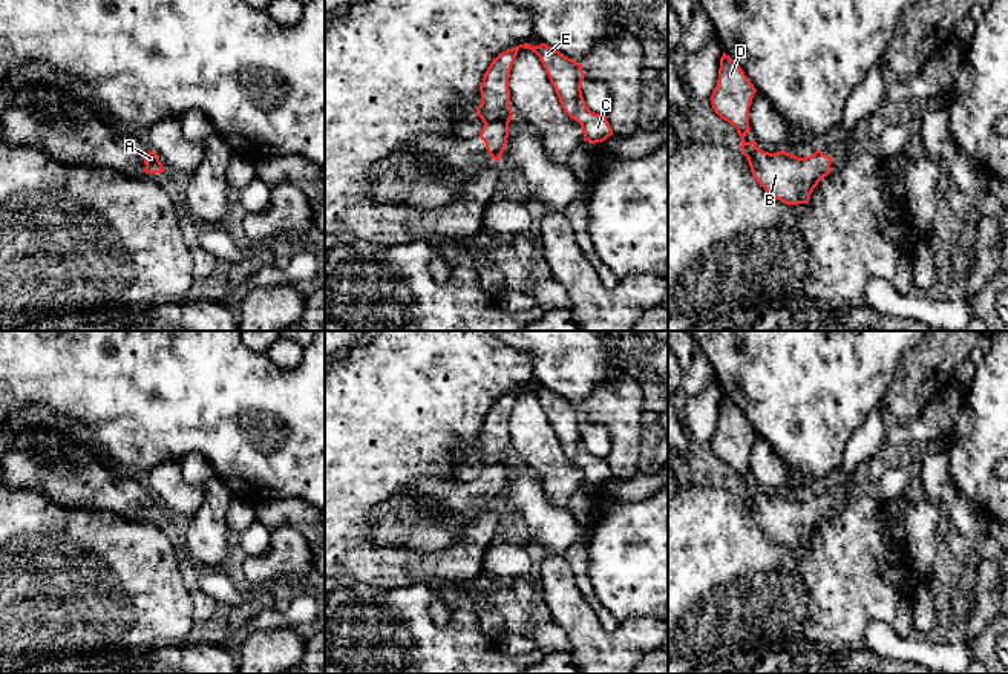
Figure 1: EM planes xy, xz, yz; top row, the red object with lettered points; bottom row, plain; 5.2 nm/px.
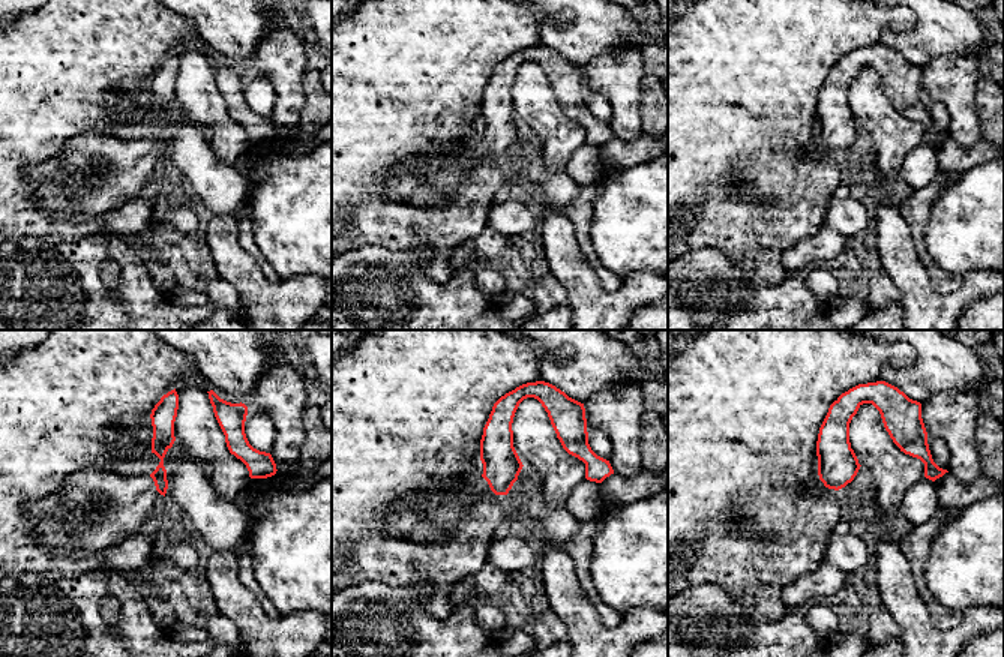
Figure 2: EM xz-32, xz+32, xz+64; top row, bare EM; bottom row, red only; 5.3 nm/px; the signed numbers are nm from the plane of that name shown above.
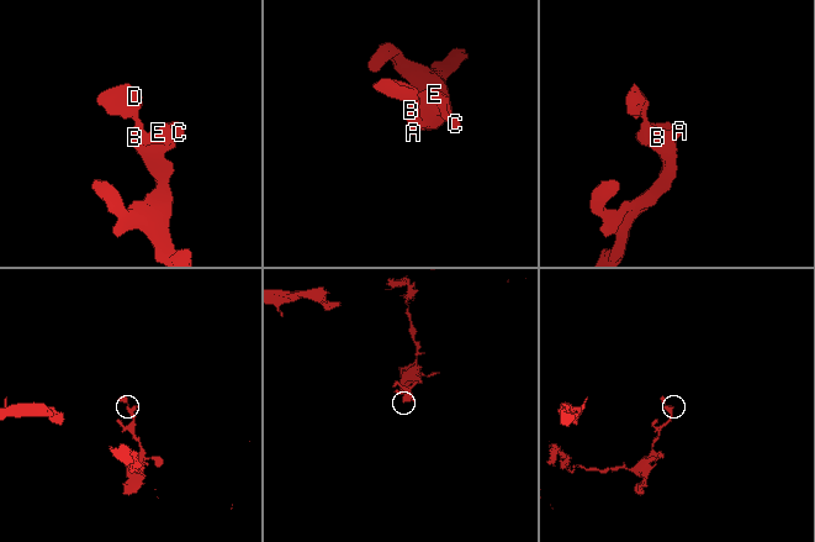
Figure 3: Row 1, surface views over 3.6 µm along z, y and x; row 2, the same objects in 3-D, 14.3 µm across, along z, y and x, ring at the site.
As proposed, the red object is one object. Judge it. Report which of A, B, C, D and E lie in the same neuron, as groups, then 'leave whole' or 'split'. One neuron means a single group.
A B C D E; leave whole

